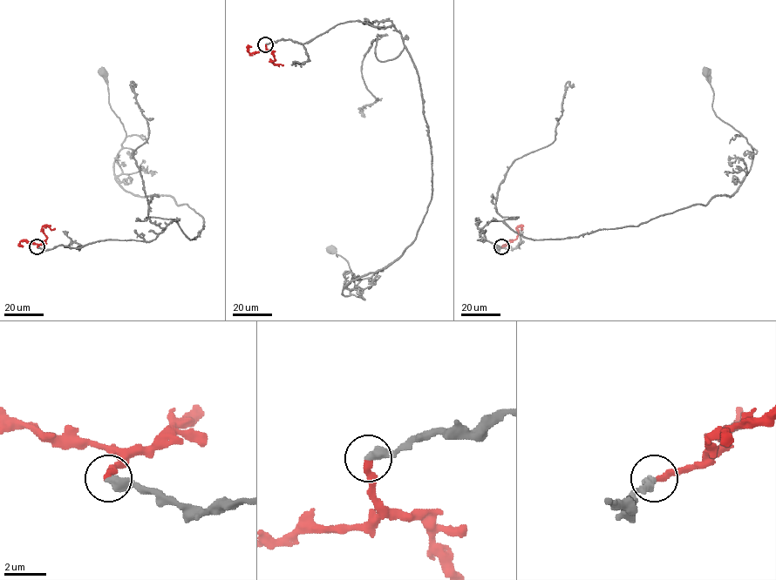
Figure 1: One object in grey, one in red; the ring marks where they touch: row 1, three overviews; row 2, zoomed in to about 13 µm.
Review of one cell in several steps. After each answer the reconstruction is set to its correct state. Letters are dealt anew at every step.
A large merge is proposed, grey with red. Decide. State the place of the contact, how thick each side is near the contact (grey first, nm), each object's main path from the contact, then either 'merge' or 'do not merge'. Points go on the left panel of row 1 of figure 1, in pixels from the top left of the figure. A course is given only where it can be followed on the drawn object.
(37, 246) | 480/320 nm | grey via (37, 246), (151, 241), (173, 221), (190, 239), (204, 225), (187, 204), (117, 180), (125, 132), (103, 71) | red via (37, 246), (47, 239), (42, 227), (55, 228) | merge

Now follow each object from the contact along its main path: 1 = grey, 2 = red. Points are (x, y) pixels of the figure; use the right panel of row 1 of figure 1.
1: (501, 246), (478, 239), (491, 221), (533, 239), (571, 238), (732, 195), (753, 149), (716, 115), (706, 71)
2: (501, 246), (516, 239), (516, 227), (523, 228)

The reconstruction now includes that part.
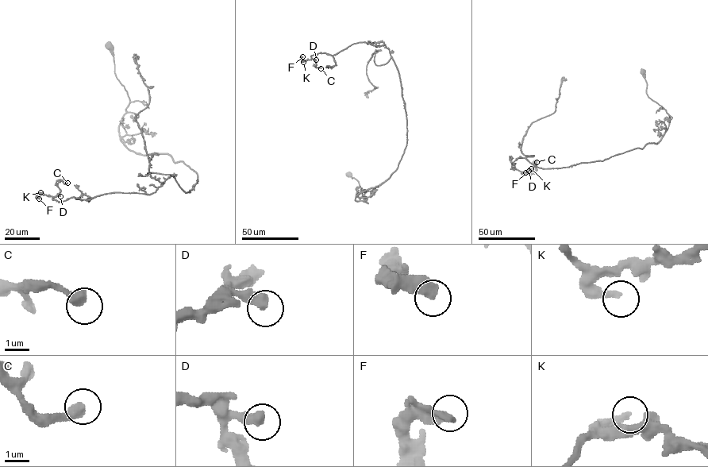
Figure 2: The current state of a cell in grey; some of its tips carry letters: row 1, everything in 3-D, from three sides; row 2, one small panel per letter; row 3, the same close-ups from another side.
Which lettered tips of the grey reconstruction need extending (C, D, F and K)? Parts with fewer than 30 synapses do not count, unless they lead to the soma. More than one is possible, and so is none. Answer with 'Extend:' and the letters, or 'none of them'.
Extend: none of them

